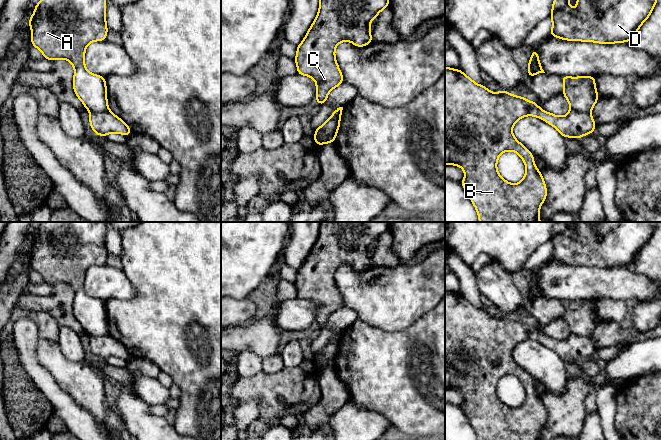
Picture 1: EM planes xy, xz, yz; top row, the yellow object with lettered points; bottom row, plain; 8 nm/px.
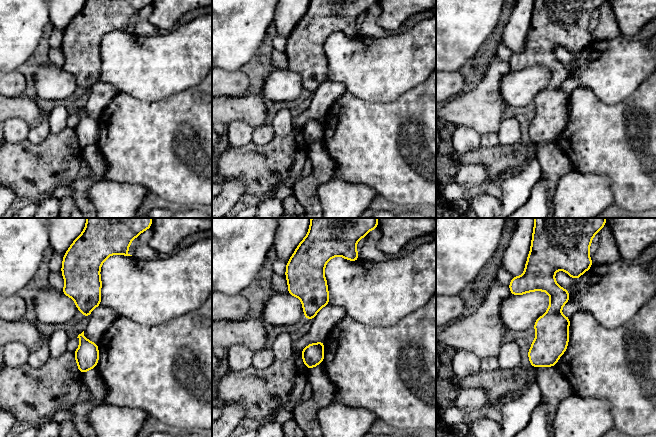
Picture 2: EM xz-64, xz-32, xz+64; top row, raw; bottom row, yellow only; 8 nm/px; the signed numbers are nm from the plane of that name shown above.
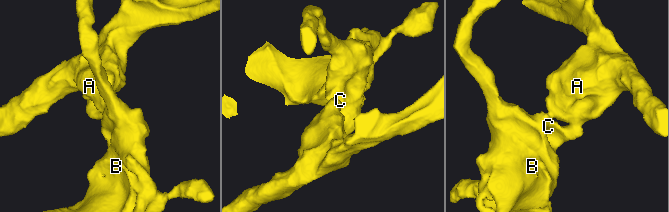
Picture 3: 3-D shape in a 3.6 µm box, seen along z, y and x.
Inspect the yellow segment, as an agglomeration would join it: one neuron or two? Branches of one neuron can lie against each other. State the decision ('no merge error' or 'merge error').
merge error

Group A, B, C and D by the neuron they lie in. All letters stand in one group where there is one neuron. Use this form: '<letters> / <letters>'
A D / B C

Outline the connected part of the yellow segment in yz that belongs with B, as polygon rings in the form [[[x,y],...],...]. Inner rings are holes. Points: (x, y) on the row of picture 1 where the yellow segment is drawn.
[[[445,66],[445,164],[457,165],[464,170],[462,187],[468,194],[477,211],[479,222],[541,222],[539,211],[547,196],[547,188],[542,173],[534,163],[532,153],[513,135],[514,124],[523,117],[535,116],[555,127],[563,137],[580,139],[592,134],[596,124],[590,112],[578,112],[570,109],[565,116],[557,116],[542,110],[537,103],[515,96],[506,90],[494,93],[485,85],[475,83],[460,69]],[[505,151],[516,152],[526,166],[524,178],[517,184],[511,184],[503,179],[497,171],[497,160]]]

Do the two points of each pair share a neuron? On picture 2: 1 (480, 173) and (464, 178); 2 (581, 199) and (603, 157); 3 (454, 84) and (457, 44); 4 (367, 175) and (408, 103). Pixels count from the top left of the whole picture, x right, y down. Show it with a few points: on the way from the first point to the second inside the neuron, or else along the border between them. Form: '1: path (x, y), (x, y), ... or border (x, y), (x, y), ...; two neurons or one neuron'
1: path (476, 174), (468, 176); one neuron
2: border (574, 170), (605, 175), (611, 190); two neurons
3: border (458, 70), (446, 72); two neurons
4: path (385, 157), (405, 137), (407, 121); one neuron

